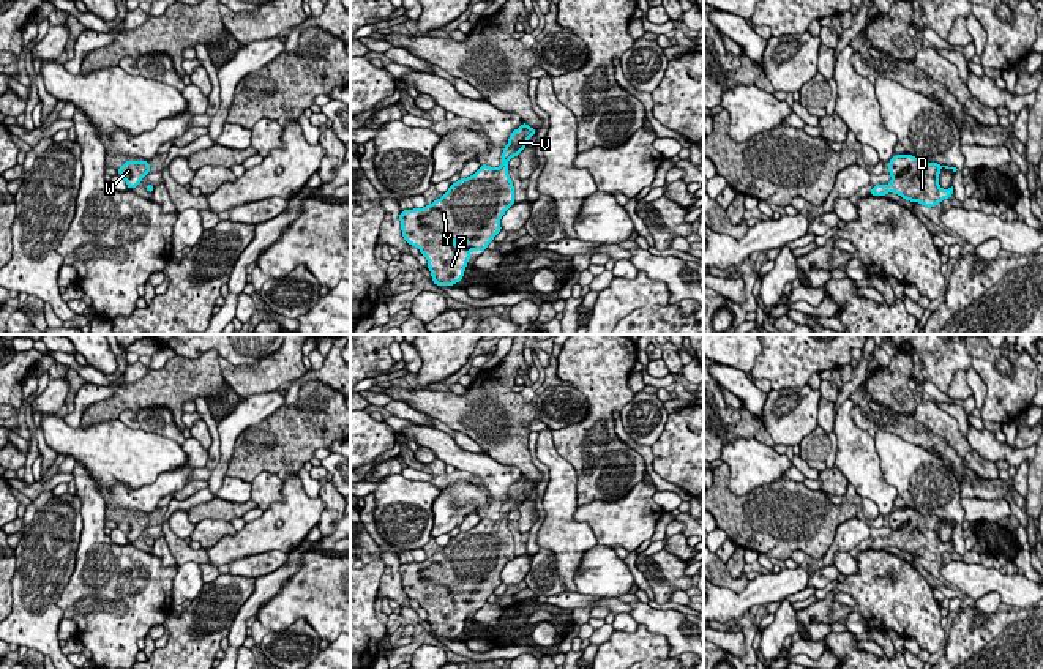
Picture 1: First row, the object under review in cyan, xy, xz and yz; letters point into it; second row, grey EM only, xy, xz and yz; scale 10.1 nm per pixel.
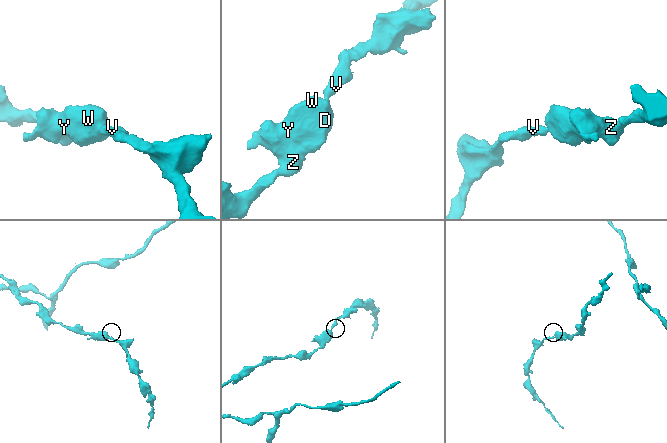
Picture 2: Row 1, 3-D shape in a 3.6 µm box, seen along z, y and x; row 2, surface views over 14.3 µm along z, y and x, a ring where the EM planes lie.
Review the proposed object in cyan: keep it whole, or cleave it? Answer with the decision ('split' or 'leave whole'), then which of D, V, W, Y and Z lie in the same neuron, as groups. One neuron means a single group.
leave whole; D V W Y Z

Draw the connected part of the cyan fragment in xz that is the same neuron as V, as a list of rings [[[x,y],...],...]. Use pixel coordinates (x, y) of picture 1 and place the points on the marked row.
[[[522,121],[510,134],[508,144],[503,147],[500,167],[481,164],[473,175],[450,185],[440,199],[423,208],[404,210],[398,215],[404,240],[410,246],[417,246],[420,254],[428,259],[428,268],[436,286],[454,286],[459,282],[470,260],[470,252],[486,251],[488,245],[502,230],[500,219],[514,205],[514,186],[508,175],[508,161],[519,156],[535,134],[536,129]]]

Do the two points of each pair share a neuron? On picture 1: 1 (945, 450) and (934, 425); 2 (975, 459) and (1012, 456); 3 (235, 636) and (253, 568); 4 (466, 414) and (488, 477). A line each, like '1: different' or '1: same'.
1: different
2: different
3: different
4: different

